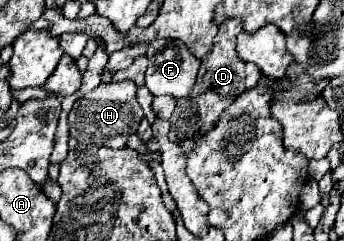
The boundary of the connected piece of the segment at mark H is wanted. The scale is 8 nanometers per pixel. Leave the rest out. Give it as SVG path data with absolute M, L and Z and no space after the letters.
M129 79L121 83L101 83L95 91L87 93L87 97L79 99L69 113L69 135L81 143L105 145L113 149L123 149L127 145L129 135L133 135L143 119L143 109L135 97L137 85Z

